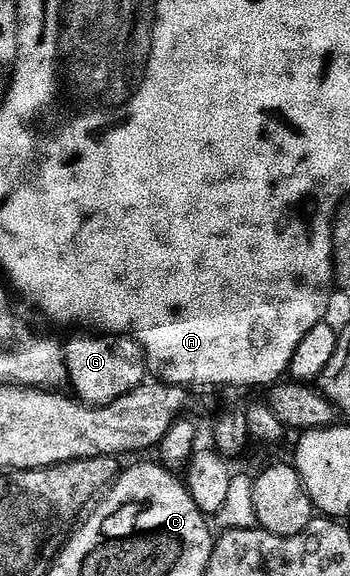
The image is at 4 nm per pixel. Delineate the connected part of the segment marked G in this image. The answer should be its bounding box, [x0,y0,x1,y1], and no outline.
[63,334,147,408]

